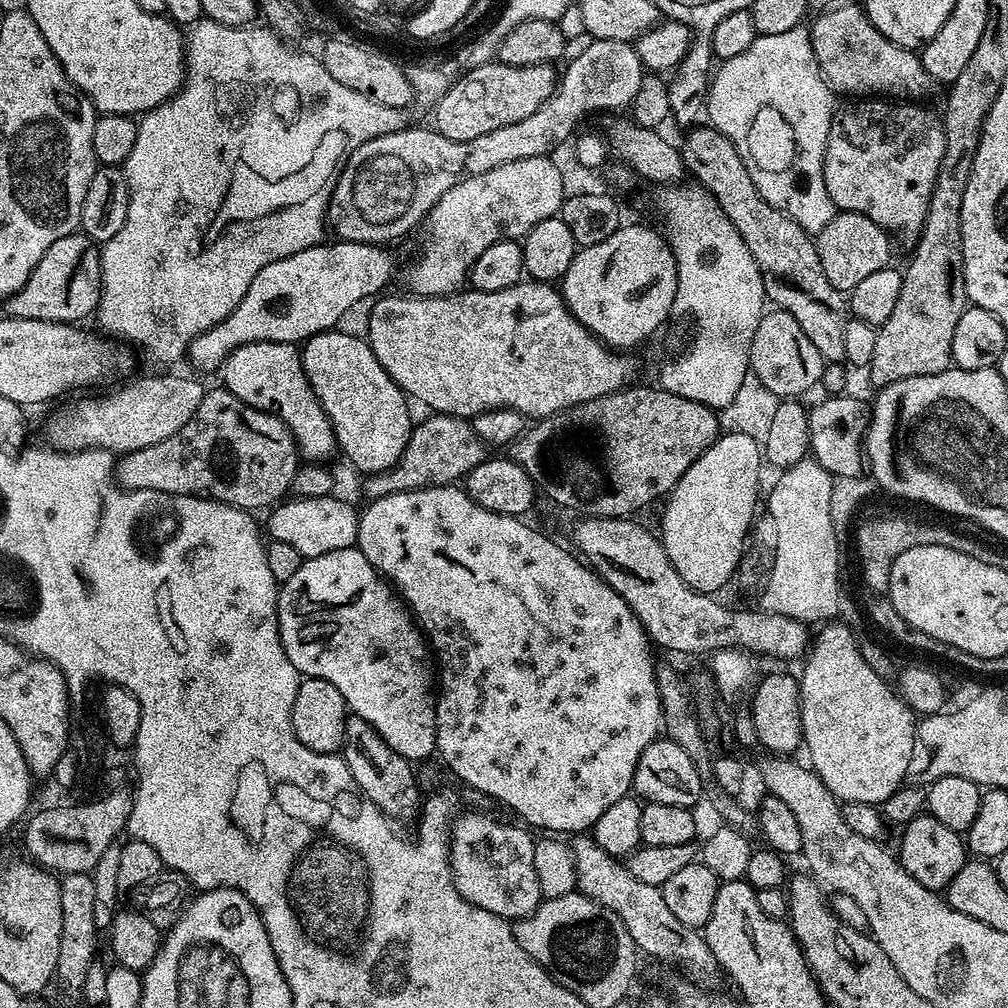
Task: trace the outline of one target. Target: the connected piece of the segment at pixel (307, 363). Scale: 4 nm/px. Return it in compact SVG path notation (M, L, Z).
M329 330L319 332L317 336L311 336L302 345L302 359L304 361L304 373L326 414L332 423L332 429L336 435L336 447L344 456L363 474L385 472L398 458L402 458L402 450L406 450L406 442L410 438L414 427L412 412L408 409L409 397L386 374L382 362L374 354L367 339L351 336L341 330Z

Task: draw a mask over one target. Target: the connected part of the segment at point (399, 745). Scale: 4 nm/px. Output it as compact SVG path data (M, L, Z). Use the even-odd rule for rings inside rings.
M353 546L334 550L330 554L307 557L301 563L298 574L294 574L294 578L285 580L279 585L276 597L276 617L278 618L278 634L282 642L282 650L286 654L286 658L290 658L290 662L296 667L296 671L300 673L301 677L313 676L332 682L347 702L349 713L370 722L370 726L374 726L374 730L378 730L378 734L382 734L382 738L386 738L388 745L393 750L398 750L398 754L402 754L402 758L419 762L436 752L437 693L434 691L434 668L430 663L429 645L403 599L393 591L388 581L381 577L380 573L376 571L376 567L360 553L359 548Z

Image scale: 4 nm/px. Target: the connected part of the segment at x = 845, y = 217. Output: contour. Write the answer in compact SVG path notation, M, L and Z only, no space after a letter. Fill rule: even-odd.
M837 211L822 231L815 233L814 239L826 281L843 294L851 294L858 282L863 282L870 274L878 274L878 270L893 263L893 237L882 226L870 222L870 218L857 212Z

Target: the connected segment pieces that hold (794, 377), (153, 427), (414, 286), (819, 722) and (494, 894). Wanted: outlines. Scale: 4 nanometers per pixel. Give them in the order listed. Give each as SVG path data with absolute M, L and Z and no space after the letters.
M781 310L765 311L761 321L758 322L758 328L754 330L752 344L749 346L748 362L750 370L757 375L759 382L779 398L800 398L803 397L803 392L810 391L814 386L817 387L826 363L822 354L818 352L818 347L806 338L805 331L798 326L798 322L790 313Z
M146 376L104 398L84 400L70 410L62 410L46 426L47 443L57 451L104 448L121 456L165 441L190 420L204 397L205 385L188 376Z
M547 156L522 158L518 162L506 162L506 166L494 166L486 174L478 174L458 182L428 211L422 221L424 245L420 248L420 257L408 268L407 291L413 296L451 296L465 287L474 262L494 242L520 240L531 228L538 226L546 218L557 215L566 199L564 176L555 164L555 159Z
M828 622L824 626L817 636L815 633L802 660L804 669L798 672L803 743L806 748L808 744L808 756L812 759L810 767L837 800L846 804L880 806L905 783L918 720L912 709L894 691L893 685L874 674L866 664L847 625Z
M480 812L460 814L452 821L448 846L452 881L458 894L509 922L529 916L542 899L538 874L534 874L534 836L527 827L519 827L499 824L494 817Z

